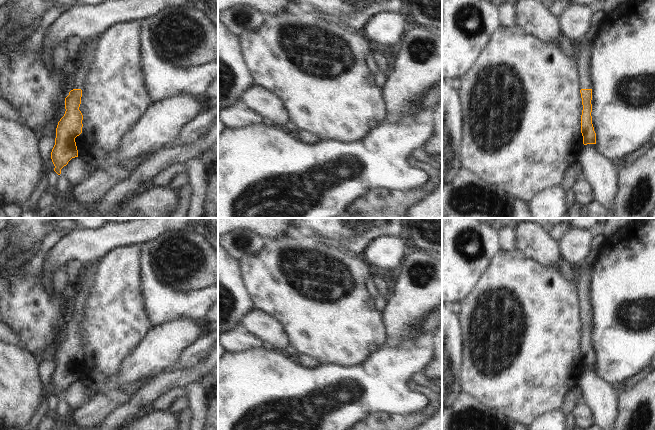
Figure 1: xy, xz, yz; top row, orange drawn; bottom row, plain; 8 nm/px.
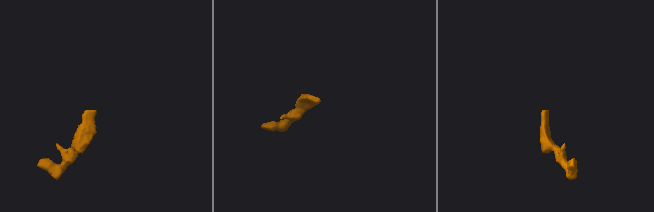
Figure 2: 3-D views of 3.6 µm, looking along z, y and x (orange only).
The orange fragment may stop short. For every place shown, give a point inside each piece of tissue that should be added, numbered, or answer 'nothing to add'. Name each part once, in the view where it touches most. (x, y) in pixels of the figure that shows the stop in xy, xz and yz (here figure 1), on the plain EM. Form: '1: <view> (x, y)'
1: xy (76, 302)

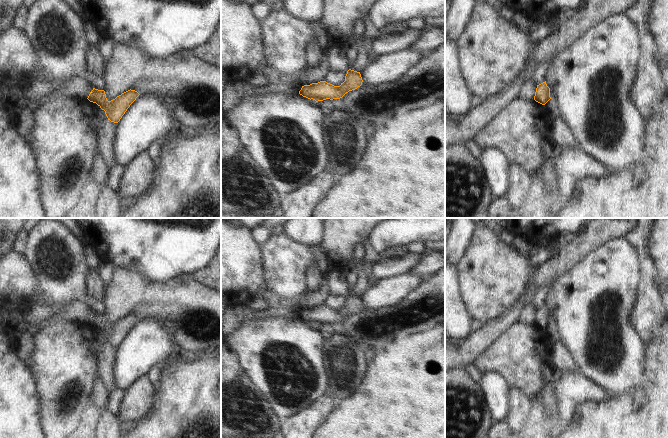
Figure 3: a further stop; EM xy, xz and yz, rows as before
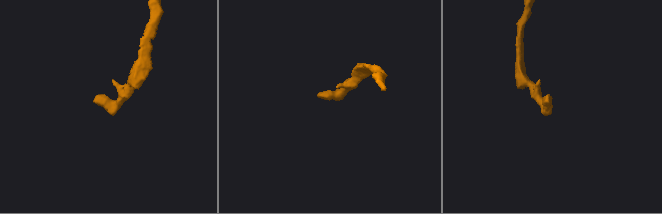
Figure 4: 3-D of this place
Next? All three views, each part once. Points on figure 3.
nothing to add

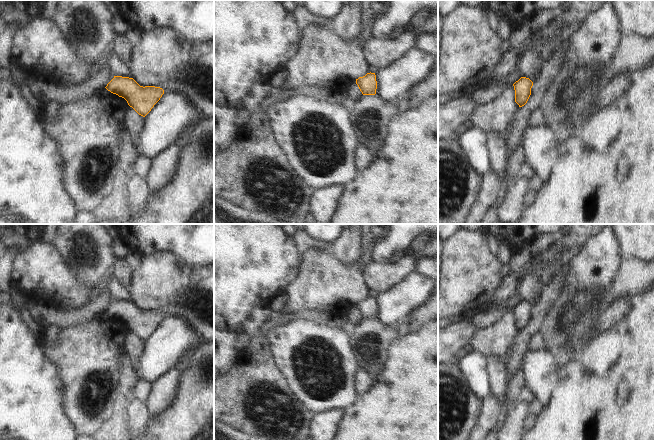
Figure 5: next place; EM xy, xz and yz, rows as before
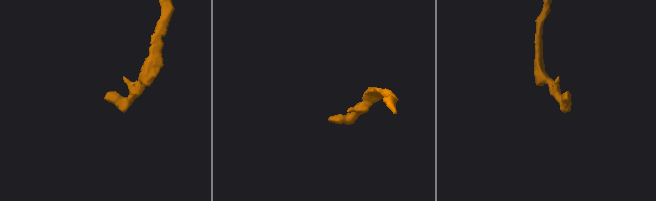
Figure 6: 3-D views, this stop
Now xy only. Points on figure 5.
nothing to add

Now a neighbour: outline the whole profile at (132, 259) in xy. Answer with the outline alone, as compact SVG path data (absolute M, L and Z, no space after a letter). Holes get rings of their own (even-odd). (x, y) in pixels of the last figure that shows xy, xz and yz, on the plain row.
M128 251L126 256L124 257L125 262L130 267L131 271L135 271L141 261L141 256L137 253L133 253Z

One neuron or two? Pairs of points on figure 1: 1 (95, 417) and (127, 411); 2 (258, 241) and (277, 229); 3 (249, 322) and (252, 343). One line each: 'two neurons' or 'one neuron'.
1: two neurons
2: two neurons
3: two neurons

